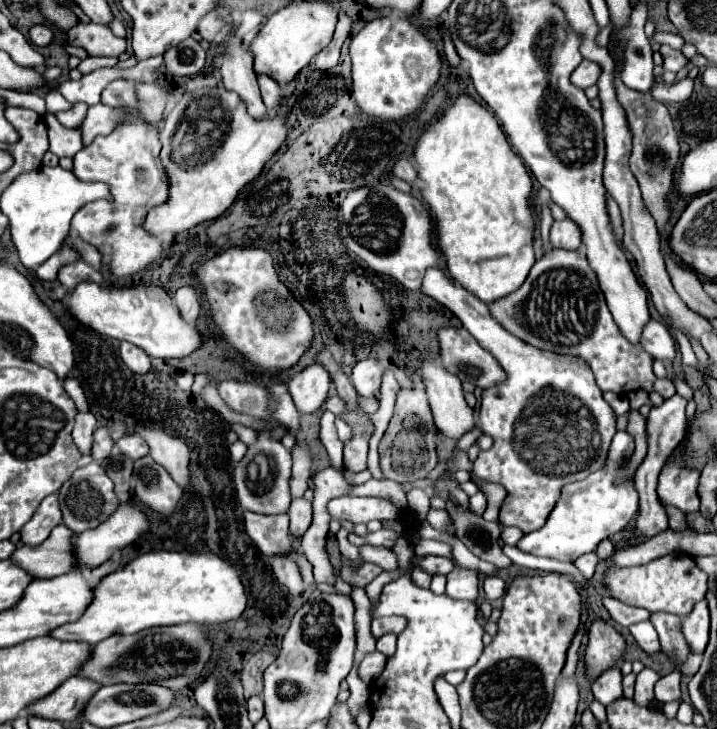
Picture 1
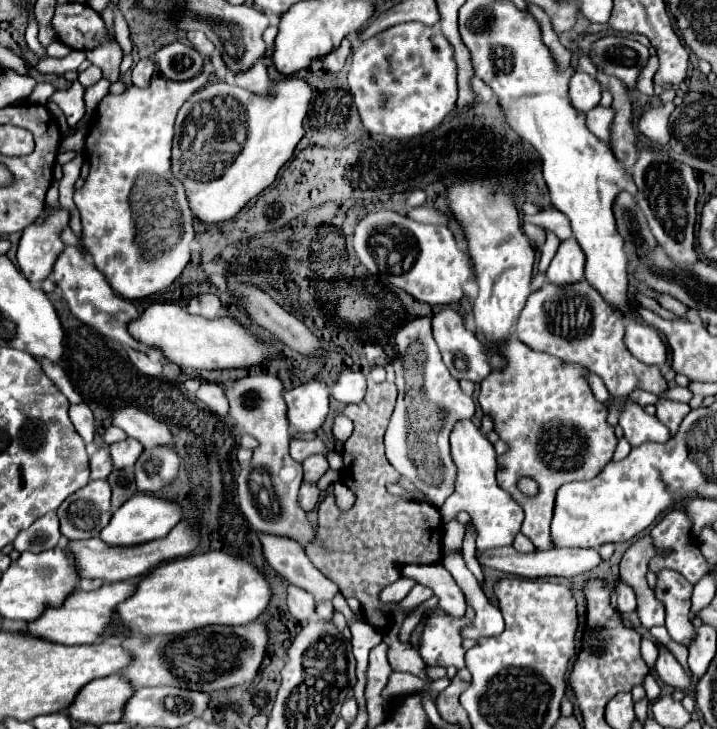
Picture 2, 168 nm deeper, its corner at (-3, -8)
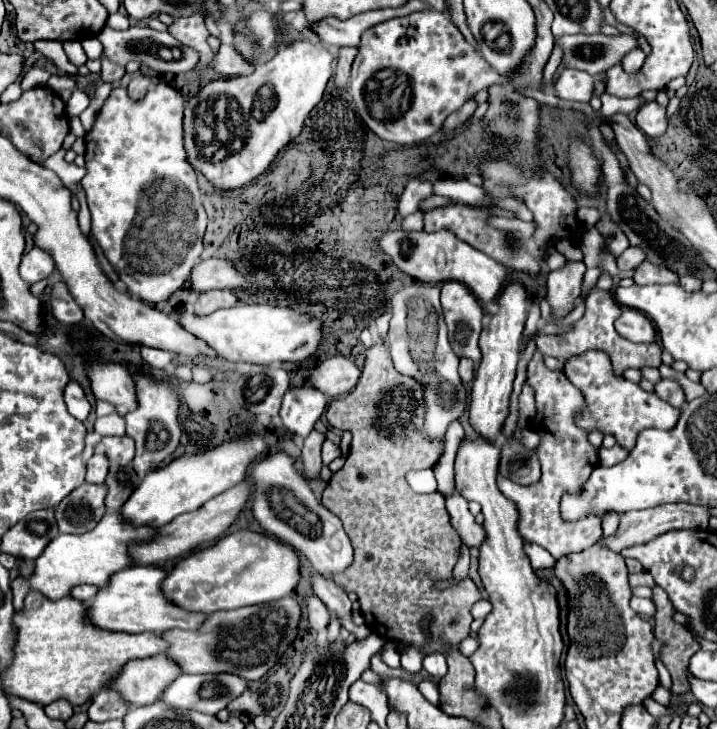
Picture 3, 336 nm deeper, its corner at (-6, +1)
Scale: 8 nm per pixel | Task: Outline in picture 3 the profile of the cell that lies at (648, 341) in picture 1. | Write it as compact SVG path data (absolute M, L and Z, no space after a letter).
M622 307L622 315L616 319L616 331L634 343L652 343L656 337L650 319L644 313L628 307Z

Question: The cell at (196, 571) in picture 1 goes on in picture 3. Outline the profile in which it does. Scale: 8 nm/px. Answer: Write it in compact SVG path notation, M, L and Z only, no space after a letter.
M240 529L222 537L216 545L198 549L196 553L180 559L168 573L162 589L176 605L210 615L220 609L278 601L292 595L298 581L300 559L292 547L278 541L274 535Z

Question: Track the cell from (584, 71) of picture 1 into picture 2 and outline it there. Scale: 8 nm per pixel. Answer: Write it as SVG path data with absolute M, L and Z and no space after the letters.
M575 72L569 82L569 98L577 110L589 112L601 100L601 86L587 72Z

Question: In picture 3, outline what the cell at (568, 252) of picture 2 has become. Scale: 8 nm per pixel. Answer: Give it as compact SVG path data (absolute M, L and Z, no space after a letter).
M570 261L566 267L548 273L546 281L546 301L552 311L552 319L564 319L572 309L582 289L582 275L586 271L584 263Z

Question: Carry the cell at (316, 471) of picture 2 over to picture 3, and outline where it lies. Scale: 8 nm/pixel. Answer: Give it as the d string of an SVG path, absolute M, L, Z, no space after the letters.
M324 441L324 447L322 447L322 461L324 461L324 465L328 465L330 461L334 461L336 457L340 457L340 447L336 445L336 443L332 443L332 441Z

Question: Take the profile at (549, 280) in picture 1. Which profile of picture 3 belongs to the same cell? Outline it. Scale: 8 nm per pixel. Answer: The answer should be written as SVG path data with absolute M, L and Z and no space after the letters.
M594 289L588 299L586 299L586 313L580 321L574 323L574 329L568 331L568 333L562 333L558 337L554 335L542 335L538 337L536 345L538 345L538 351L544 353L544 355L552 355L556 359L568 359L572 355L580 355L588 349L600 349L600 351L606 351L612 359L612 365L614 365L614 371L618 375L624 373L624 369L628 367L636 367L636 369L642 369L642 367L658 367L662 363L660 355L662 355L662 349L660 345L654 341L654 345L638 345L638 343L632 343L624 337L620 337L614 329L614 321L616 321L616 301L614 301L614 295L610 291L600 291L600 289Z

